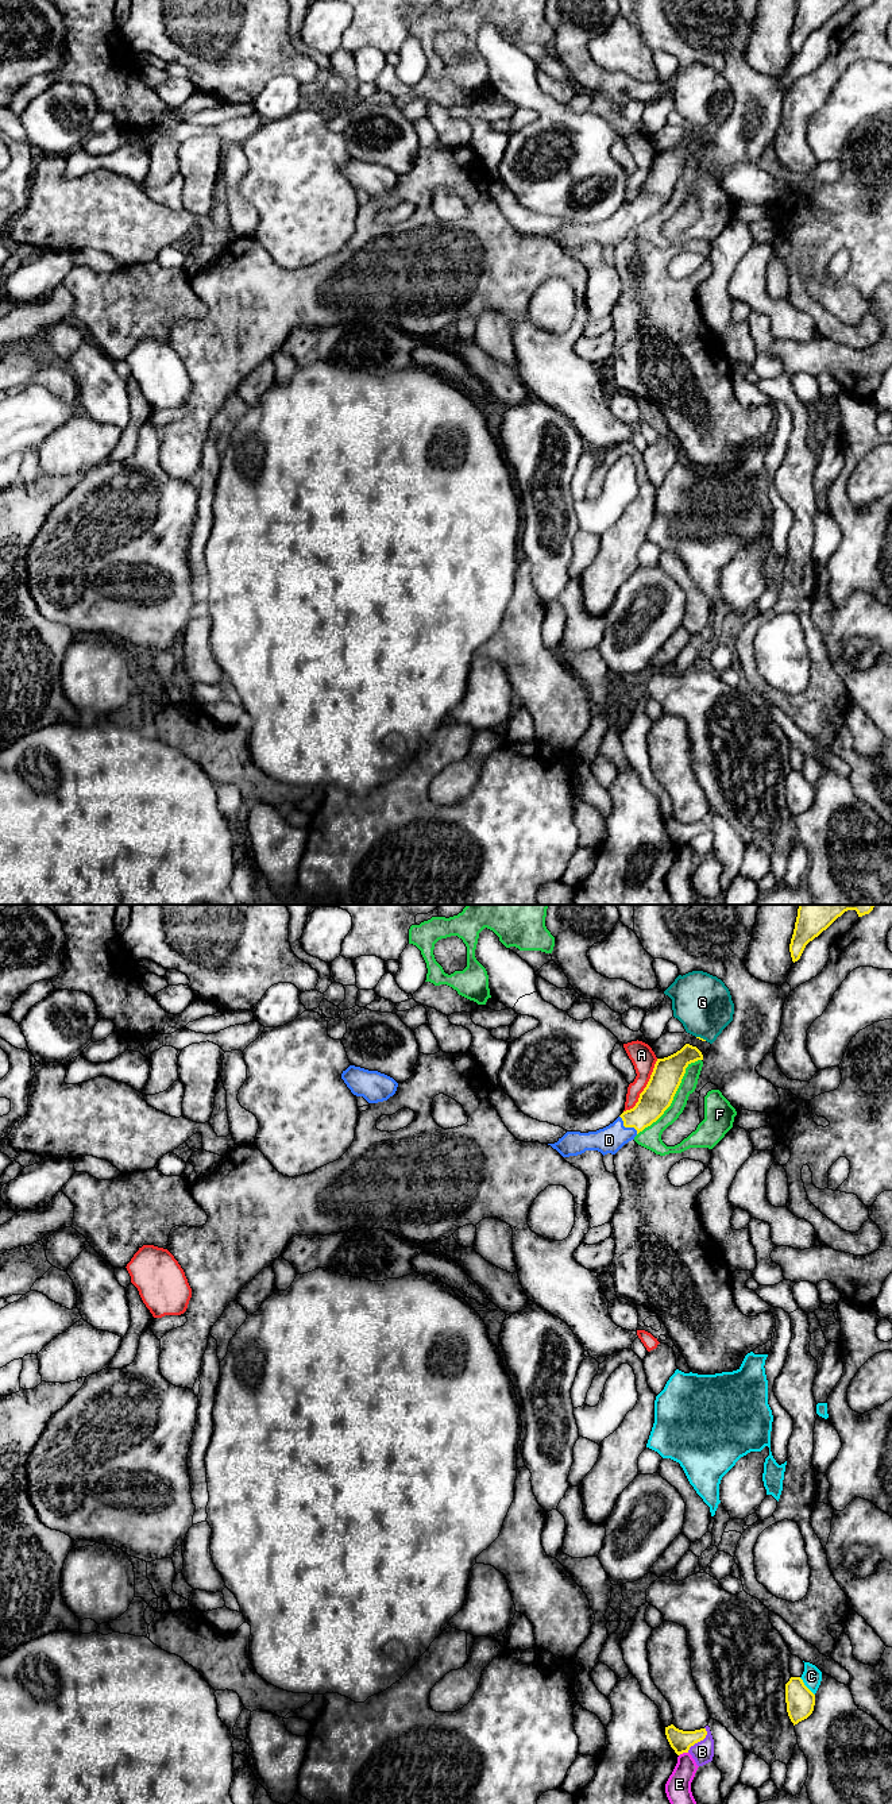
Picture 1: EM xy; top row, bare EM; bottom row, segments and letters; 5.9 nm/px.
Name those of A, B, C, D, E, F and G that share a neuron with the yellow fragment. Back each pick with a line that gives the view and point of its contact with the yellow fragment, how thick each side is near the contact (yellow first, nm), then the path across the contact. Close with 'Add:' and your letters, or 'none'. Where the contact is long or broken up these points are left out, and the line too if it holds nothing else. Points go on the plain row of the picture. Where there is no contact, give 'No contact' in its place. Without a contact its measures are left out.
D: Touches yellow at xy (626, 219). Thickness 180 nm (yellow) against 160 nm. Path across: xy (656, 191), (626, 219), (609, 232)
Add: D

